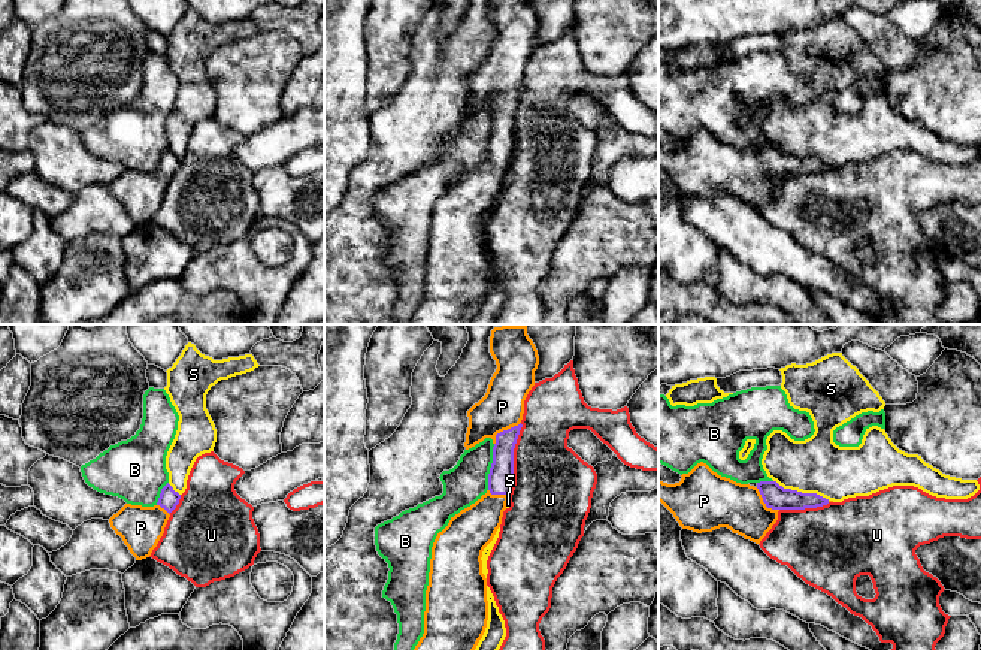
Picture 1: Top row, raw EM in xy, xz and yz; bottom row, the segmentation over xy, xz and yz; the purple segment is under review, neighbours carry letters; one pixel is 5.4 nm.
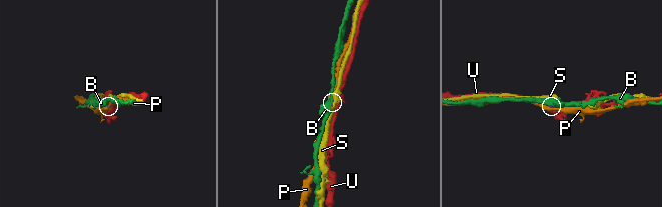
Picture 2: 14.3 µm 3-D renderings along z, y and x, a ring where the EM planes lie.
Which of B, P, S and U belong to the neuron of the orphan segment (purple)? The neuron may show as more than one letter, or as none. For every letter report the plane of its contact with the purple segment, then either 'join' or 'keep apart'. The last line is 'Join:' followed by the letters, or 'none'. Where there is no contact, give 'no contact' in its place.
B: xz | keep apart
P: xz | join
S: yz | keep apart
U: xz | keep apart
Join: P

